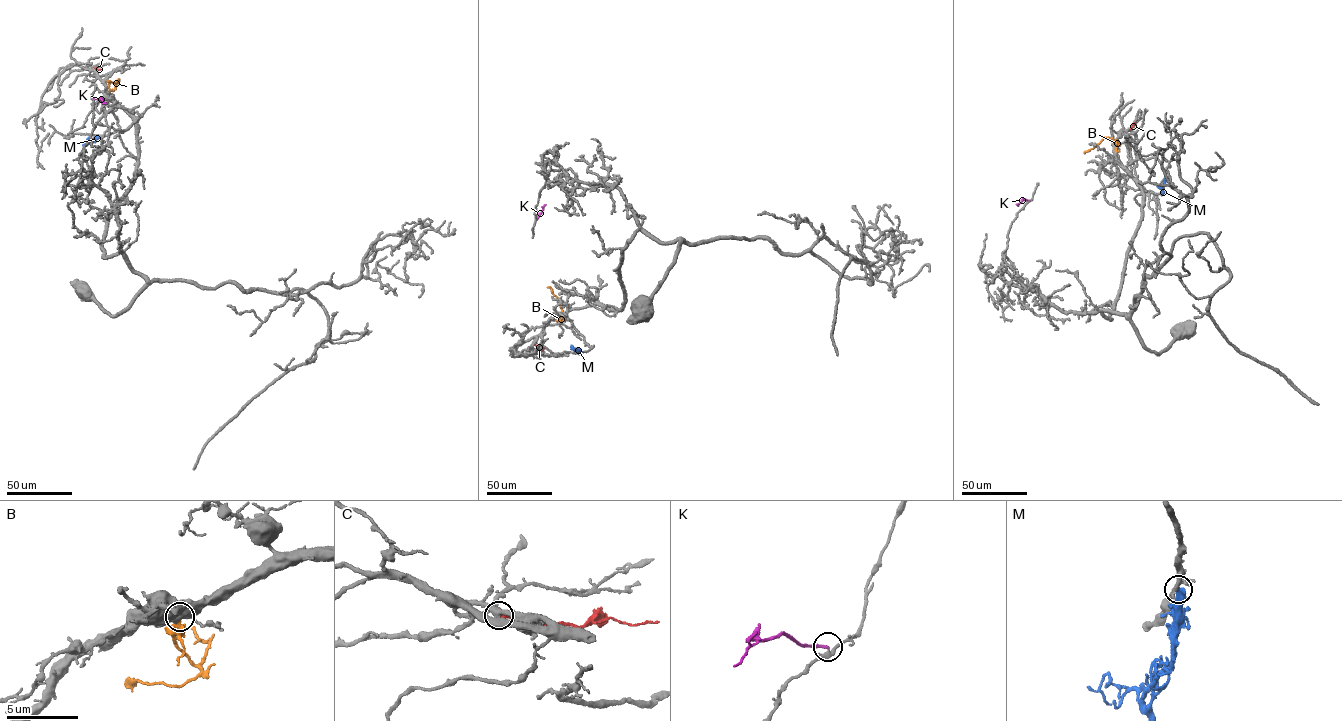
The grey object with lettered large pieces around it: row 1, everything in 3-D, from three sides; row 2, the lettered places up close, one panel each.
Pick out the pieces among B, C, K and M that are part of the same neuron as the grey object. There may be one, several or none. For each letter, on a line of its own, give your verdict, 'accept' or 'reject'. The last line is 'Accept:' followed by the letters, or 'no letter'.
B: reject
C: reject
K: reject
M: reject
Accept: no letter

